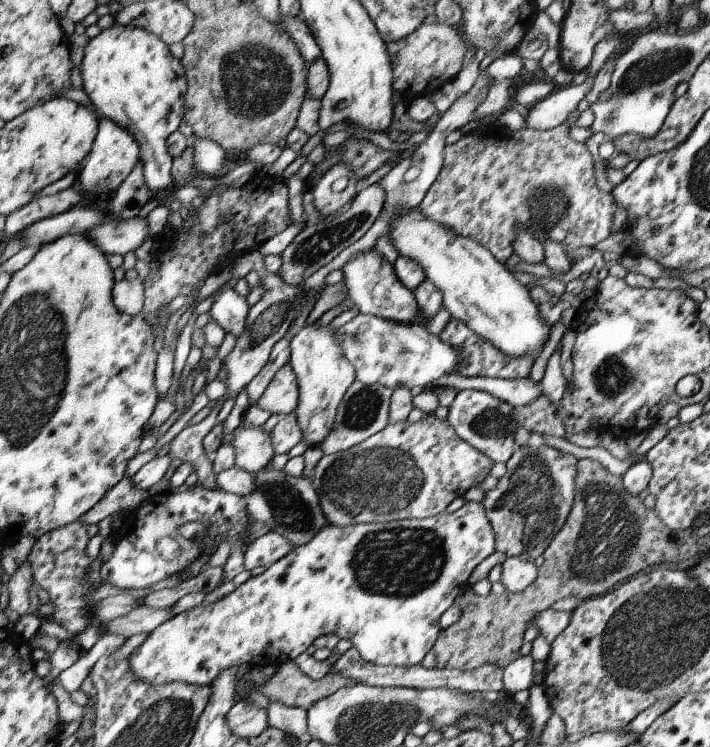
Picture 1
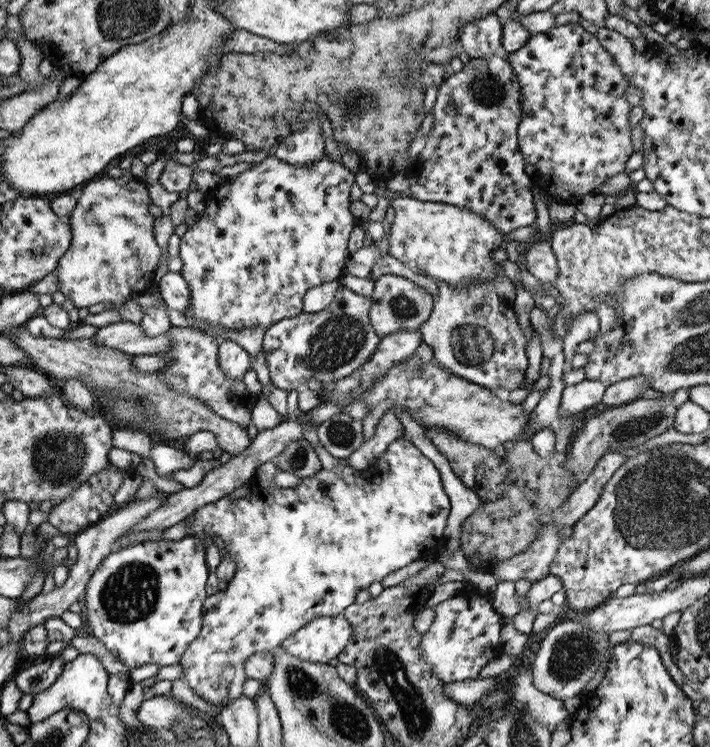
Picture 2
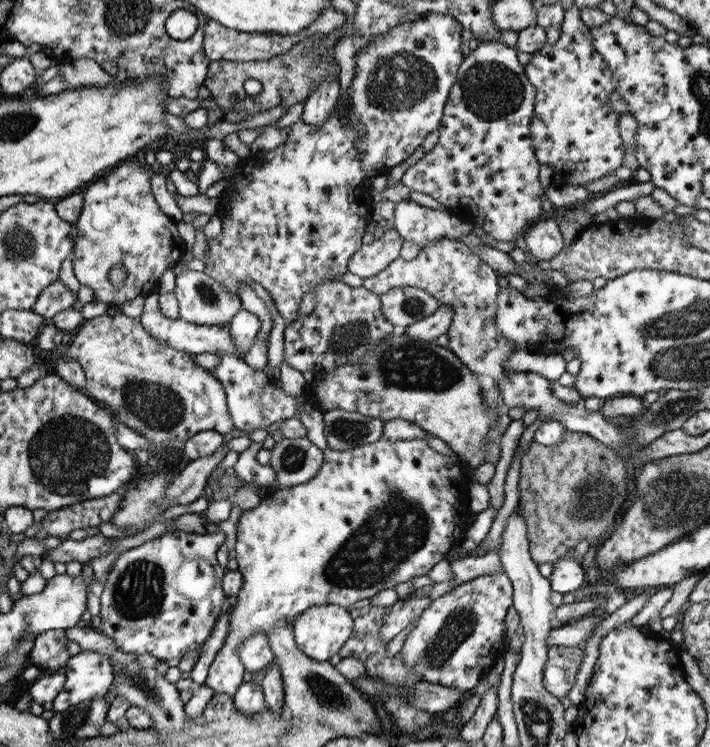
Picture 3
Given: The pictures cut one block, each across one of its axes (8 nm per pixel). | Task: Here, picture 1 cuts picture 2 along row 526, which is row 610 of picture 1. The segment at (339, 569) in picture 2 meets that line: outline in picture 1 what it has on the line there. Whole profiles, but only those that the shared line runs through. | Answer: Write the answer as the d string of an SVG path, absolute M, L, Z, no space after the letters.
M465 502L459 510L455 512L443 512L437 514L433 518L423 518L423 520L401 520L401 522L387 522L387 524L357 524L357 526L347 526L347 528L339 528L339 526L329 526L325 524L307 544L293 548L287 556L283 556L281 560L277 560L275 564L271 564L265 572L261 572L255 578L245 580L241 586L237 586L231 594L227 594L225 598L221 598L219 602L207 604L207 606L199 606L199 608L191 608L187 612L181 612L177 616L171 616L169 620L165 620L163 624L159 624L153 632L147 634L147 638L143 640L143 644L139 644L131 654L129 654L129 668L135 676L135 680L141 680L147 686L165 686L165 684L189 684L189 686L209 686L213 682L213 678L217 678L217 674L221 674L223 670L229 668L239 668L241 664L249 664L251 668L255 666L281 666L285 662L293 662L299 654L307 652L307 648L321 636L337 636L347 638L353 644L353 650L357 652L357 656L365 662L371 662L375 666L395 666L395 668L411 668L411 666L419 666L423 656L427 652L431 652L441 626L439 626L439 618L441 614L453 606L455 598L465 592L465 588L469 588L469 574L473 572L473 568L485 560L489 554L495 552L495 534L493 528L489 524L489 518L485 514L483 504L479 502Z

